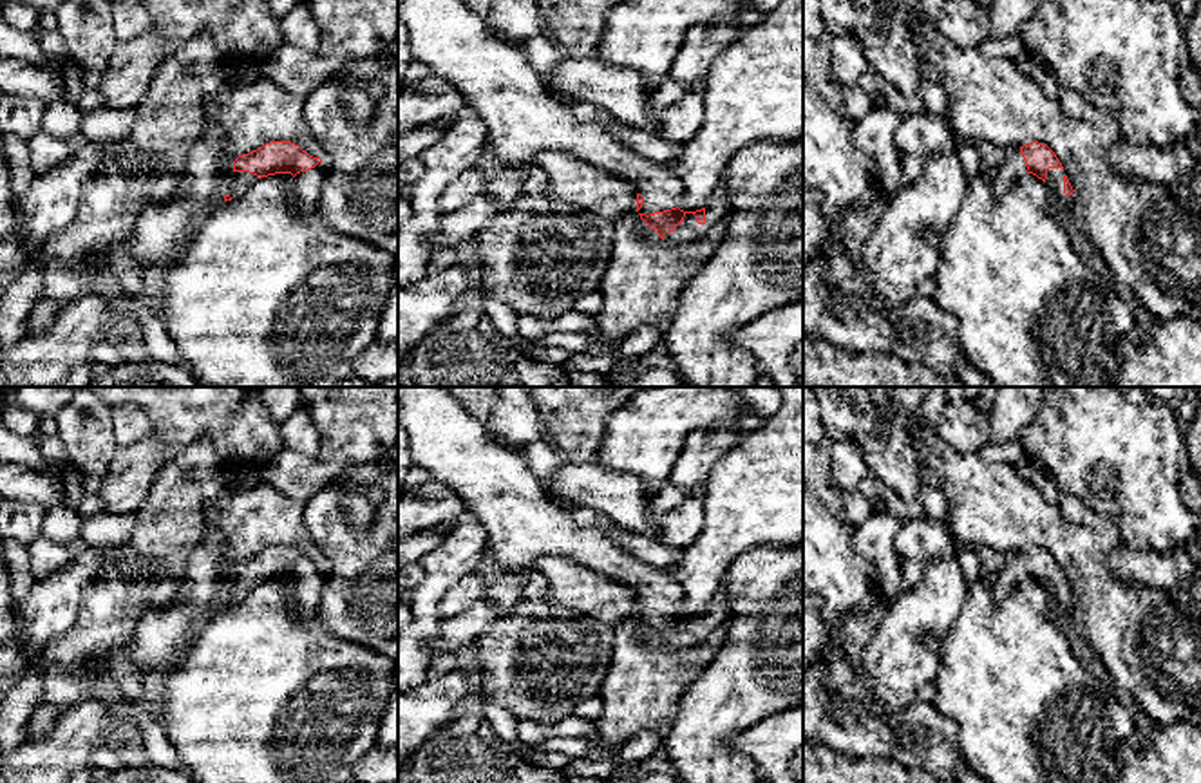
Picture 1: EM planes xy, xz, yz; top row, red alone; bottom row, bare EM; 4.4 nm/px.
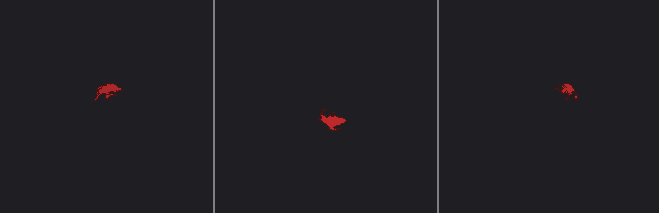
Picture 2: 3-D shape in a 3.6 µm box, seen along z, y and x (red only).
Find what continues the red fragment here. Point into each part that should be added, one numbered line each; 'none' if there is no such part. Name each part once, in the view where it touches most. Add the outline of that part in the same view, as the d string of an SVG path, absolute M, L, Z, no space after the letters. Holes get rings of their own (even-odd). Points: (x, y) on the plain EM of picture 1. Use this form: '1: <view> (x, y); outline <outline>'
1: xz (496, 485); outline M398 387L398 425L411 438L412 461L452 486L483 523L499 570L561 555L629 586L644 602L638 618L676 613L682 586L675 575L628 553L597 523L579 524L544 495L526 459L497 447L443 387Z
2: xz (717, 615); outline M720 593L705 613L705 629L698 629L693 618L686 618L684 627L675 637L664 640L669 649L686 649L705 642L713 633L723 633L729 624L729 600Z

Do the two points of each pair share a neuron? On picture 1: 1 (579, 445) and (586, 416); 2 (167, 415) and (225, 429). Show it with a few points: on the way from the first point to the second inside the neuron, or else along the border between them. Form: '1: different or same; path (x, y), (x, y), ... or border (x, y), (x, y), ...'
1: same; path (579, 438), (579, 424)
2: same; path (181, 415), (210, 415)

